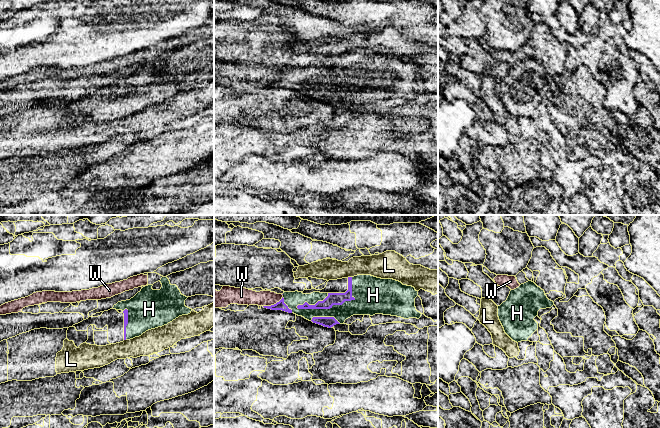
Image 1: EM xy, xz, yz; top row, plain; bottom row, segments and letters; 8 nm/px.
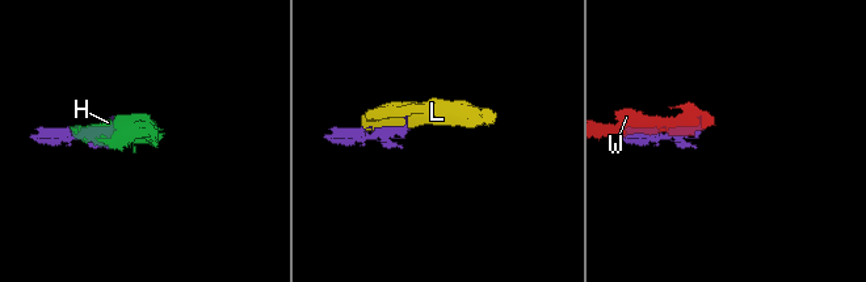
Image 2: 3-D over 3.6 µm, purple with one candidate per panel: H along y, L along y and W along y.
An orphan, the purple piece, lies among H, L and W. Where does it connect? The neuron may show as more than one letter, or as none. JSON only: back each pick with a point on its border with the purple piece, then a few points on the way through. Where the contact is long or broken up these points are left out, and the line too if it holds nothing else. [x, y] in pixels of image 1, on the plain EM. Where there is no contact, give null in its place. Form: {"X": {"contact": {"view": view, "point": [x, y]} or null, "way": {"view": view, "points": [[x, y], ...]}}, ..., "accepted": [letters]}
{"H": {"contact": {"view": "xz", "point": [335, 80]}}, "accepted": ["H"]}

